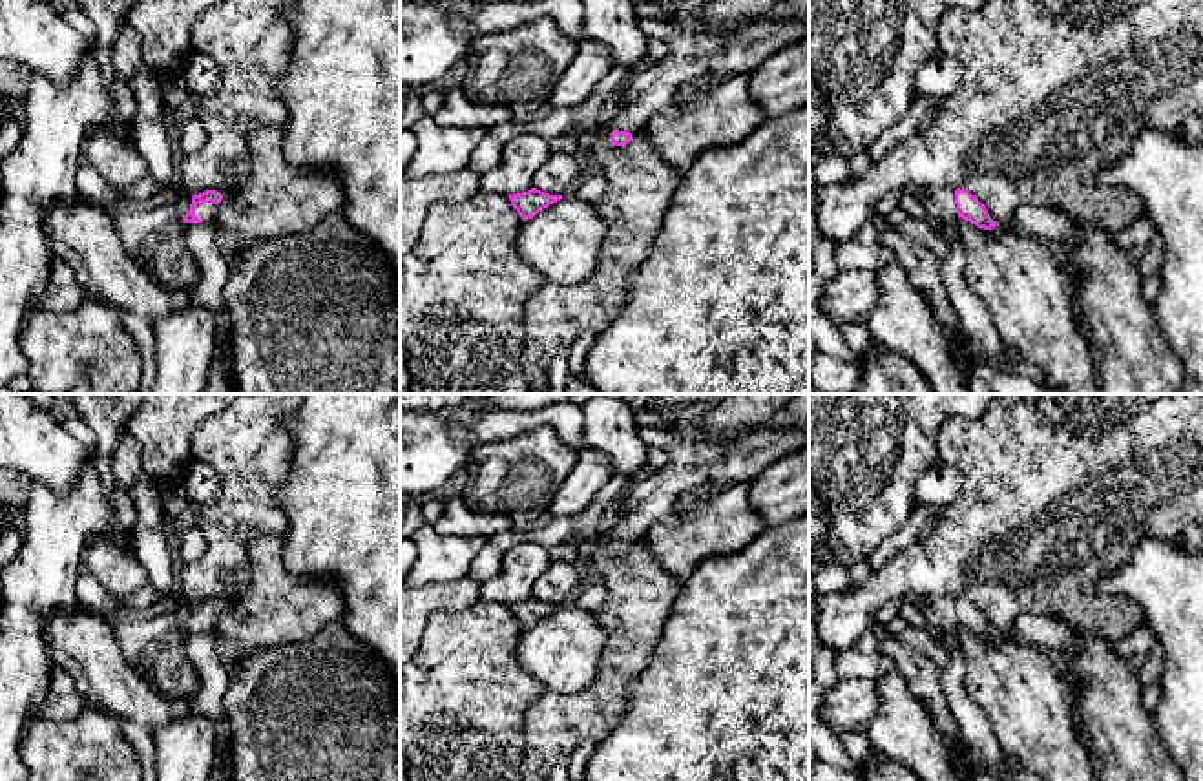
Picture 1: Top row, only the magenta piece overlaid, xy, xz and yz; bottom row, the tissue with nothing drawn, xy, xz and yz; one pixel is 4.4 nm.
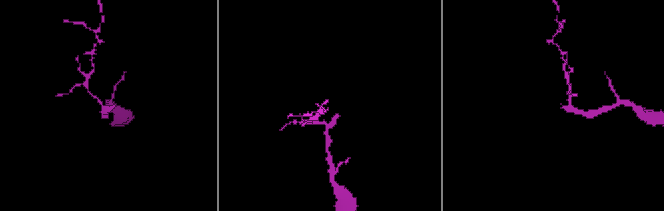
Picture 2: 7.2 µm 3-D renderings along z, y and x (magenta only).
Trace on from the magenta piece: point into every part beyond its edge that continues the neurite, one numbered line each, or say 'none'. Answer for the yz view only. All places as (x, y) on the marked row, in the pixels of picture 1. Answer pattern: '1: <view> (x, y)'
1: yz (939, 203)

